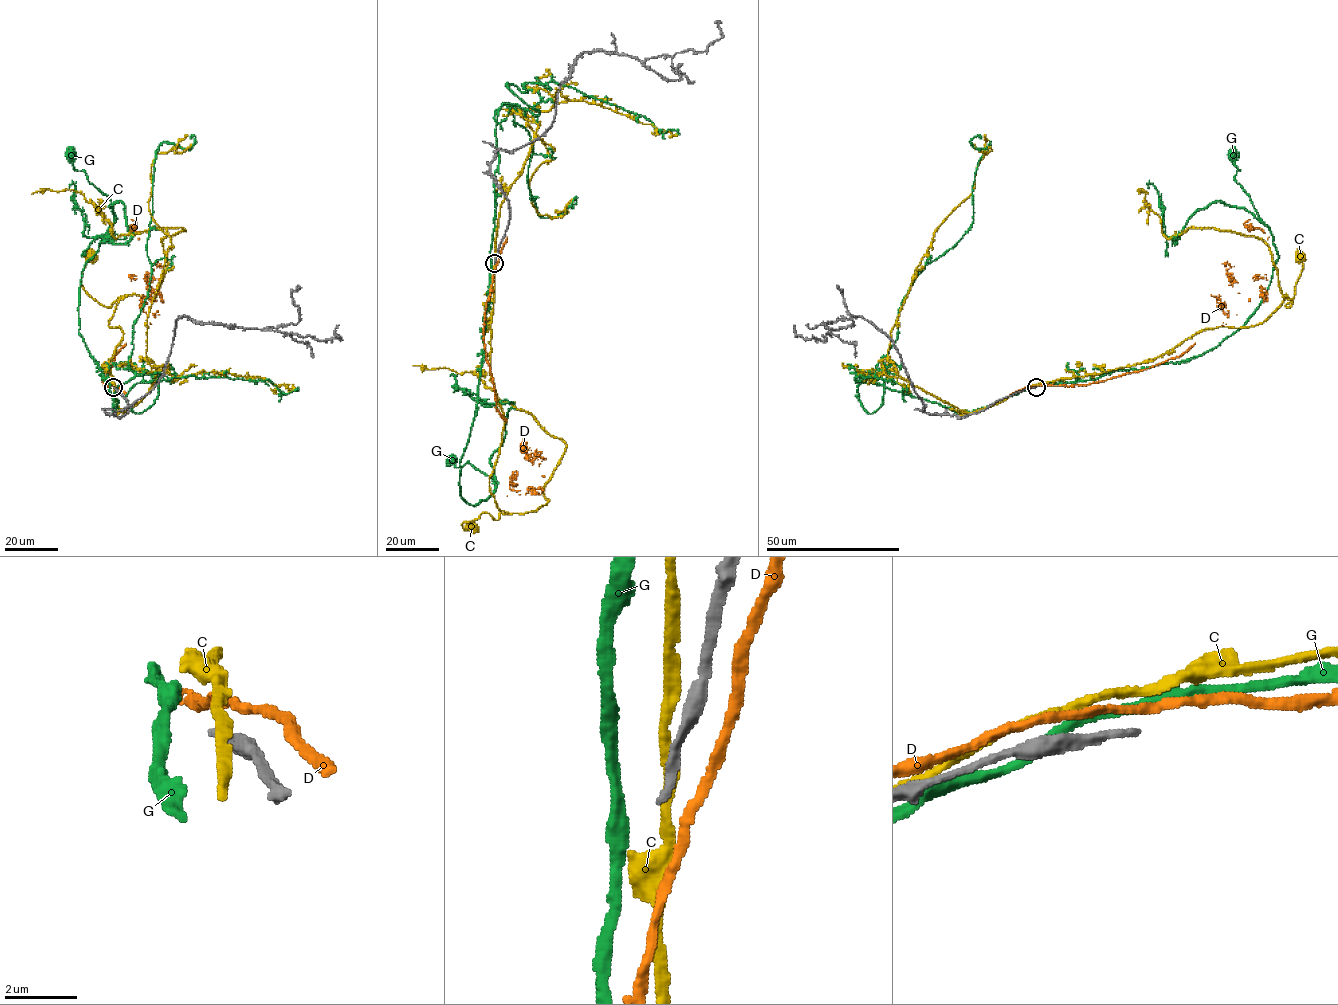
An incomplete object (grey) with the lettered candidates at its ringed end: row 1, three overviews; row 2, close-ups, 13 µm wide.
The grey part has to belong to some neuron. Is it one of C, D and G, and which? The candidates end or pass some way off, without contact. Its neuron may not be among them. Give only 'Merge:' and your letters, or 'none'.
Merge: none

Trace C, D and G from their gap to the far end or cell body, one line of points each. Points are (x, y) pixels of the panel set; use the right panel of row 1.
C: (1036, 384), (1151, 362), (1200, 331), (1262, 323), (1286, 295), (1292, 303), (1286, 305), (1302, 269), (1299, 258)
D: (1037, 386), (1103, 381), (1181, 356), (1227, 311), (1265, 296), (1264, 233), (1247, 227), (1249, 219)
G: (1035, 386), (1183, 362), (1216, 348), (1244, 324), (1267, 290), (1278, 254), (1235, 180), (1240, 170), (1233, 157)

